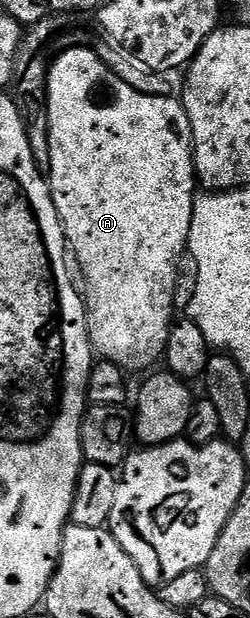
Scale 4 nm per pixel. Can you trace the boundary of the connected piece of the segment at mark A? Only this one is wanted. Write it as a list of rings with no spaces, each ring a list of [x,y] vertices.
[[[72,47],[66,48],[64,51],[58,53],[58,57],[55,58],[54,61],[52,59],[51,64],[48,66],[47,102],[49,101],[49,119],[47,119],[47,126],[50,143],[50,169],[47,172],[47,180],[49,182],[49,194],[53,196],[53,202],[55,203],[57,214],[61,220],[61,226],[65,228],[65,239],[68,248],[71,250],[72,256],[82,269],[83,275],[86,276],[87,291],[83,296],[83,300],[85,303],[85,312],[89,318],[89,341],[93,344],[93,348],[98,358],[113,361],[126,371],[149,368],[149,370],[152,370],[154,368],[152,365],[155,364],[156,361],[160,362],[162,358],[164,358],[167,339],[169,338],[169,330],[172,329],[175,324],[175,316],[173,317],[173,300],[177,297],[177,260],[180,259],[181,253],[183,257],[189,244],[193,203],[195,200],[195,194],[199,189],[199,182],[195,176],[195,166],[193,163],[193,132],[191,131],[191,123],[187,119],[187,111],[185,110],[184,104],[182,104],[178,98],[176,101],[176,96],[153,96],[151,94],[140,93],[135,87],[131,87],[125,83],[123,79],[121,79],[119,75],[109,67],[104,56],[102,56],[100,52],[97,54],[93,49],[79,49],[79,47]]]

